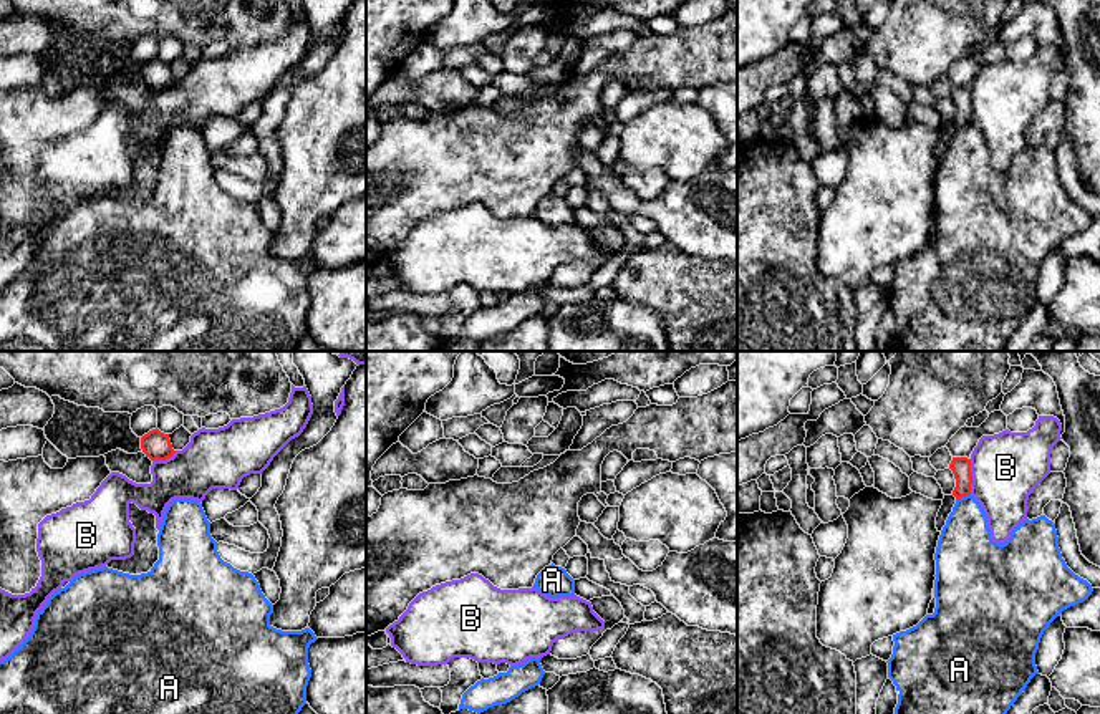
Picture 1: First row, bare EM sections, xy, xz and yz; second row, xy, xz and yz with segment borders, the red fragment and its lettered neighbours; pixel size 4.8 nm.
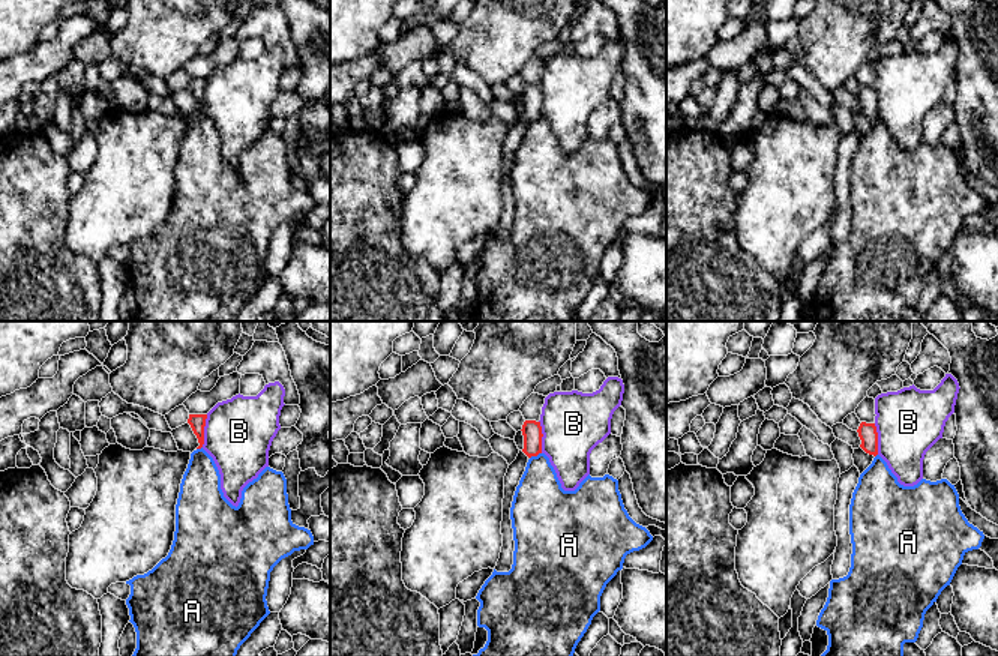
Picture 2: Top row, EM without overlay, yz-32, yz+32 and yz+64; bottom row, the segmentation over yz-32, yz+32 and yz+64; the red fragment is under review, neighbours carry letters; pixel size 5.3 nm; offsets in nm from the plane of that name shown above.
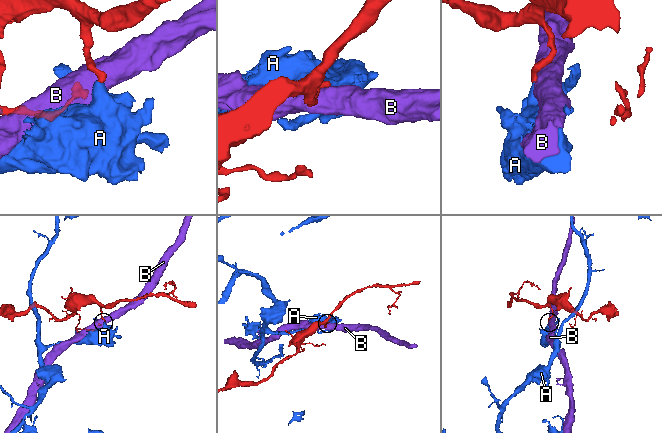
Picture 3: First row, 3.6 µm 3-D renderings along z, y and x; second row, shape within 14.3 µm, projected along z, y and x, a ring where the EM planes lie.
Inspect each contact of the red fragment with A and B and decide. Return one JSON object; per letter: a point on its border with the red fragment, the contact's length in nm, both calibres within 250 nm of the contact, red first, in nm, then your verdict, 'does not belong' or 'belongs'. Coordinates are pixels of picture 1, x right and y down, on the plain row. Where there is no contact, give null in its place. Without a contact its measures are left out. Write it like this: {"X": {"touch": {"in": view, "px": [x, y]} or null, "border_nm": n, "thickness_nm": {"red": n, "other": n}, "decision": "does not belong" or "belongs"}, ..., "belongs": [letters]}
{"A": {"touch": {"in": "yz", "px": [963, 125]}, "border_nm": 80, "thickness_nm": {"red": 100, "other": 260}, "decision": "does not belong"}, "B": {"touch": {"in": "yz", "px": [971, 105]}, "border_nm": 170, "thickness_nm": {"red": 100, "other": 340}, "decision": "does not belong"}, "belongs": []}

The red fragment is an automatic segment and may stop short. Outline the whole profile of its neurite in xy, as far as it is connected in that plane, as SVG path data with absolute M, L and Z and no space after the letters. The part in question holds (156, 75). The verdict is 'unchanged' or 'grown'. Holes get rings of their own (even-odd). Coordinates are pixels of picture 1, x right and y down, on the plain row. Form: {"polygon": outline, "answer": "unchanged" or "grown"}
{"polygon": "M157 56L141 66L141 78L151 89L166 89L176 81L169 63L161 61Z", "answer": "unchanged"}

